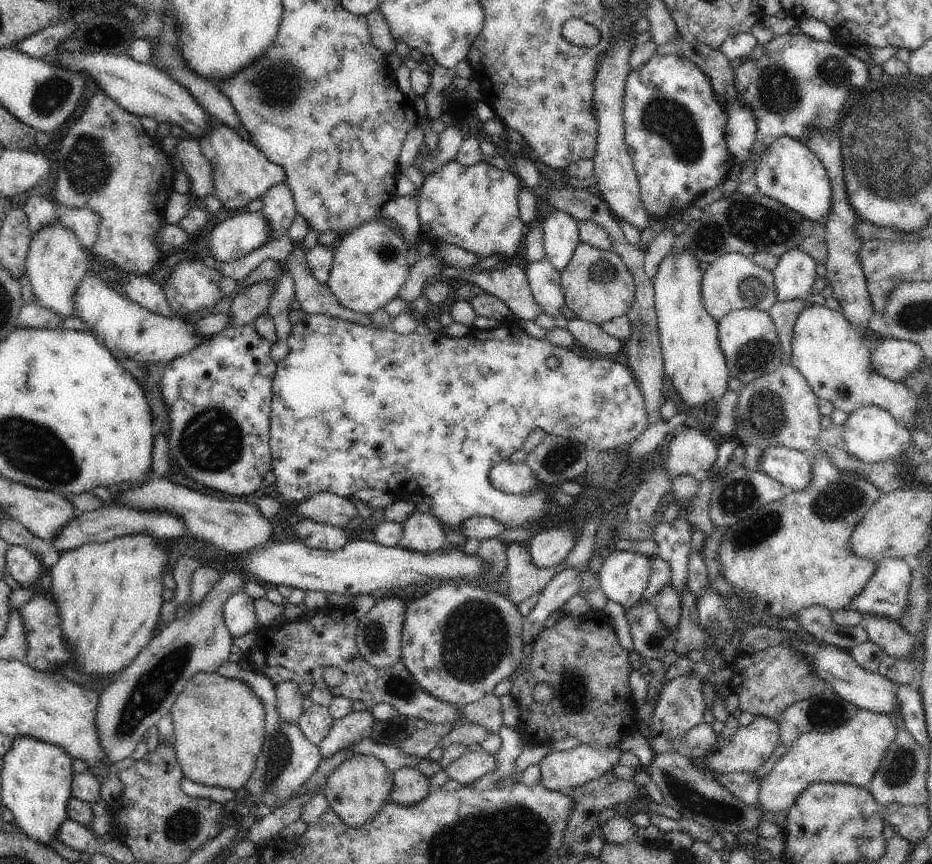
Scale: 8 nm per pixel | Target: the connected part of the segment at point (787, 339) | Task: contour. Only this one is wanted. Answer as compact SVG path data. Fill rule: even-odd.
M793 299L785 303L778 301L767 313L774 322L780 346L782 346L783 362L790 362L792 358L795 323L804 308L805 299Z

